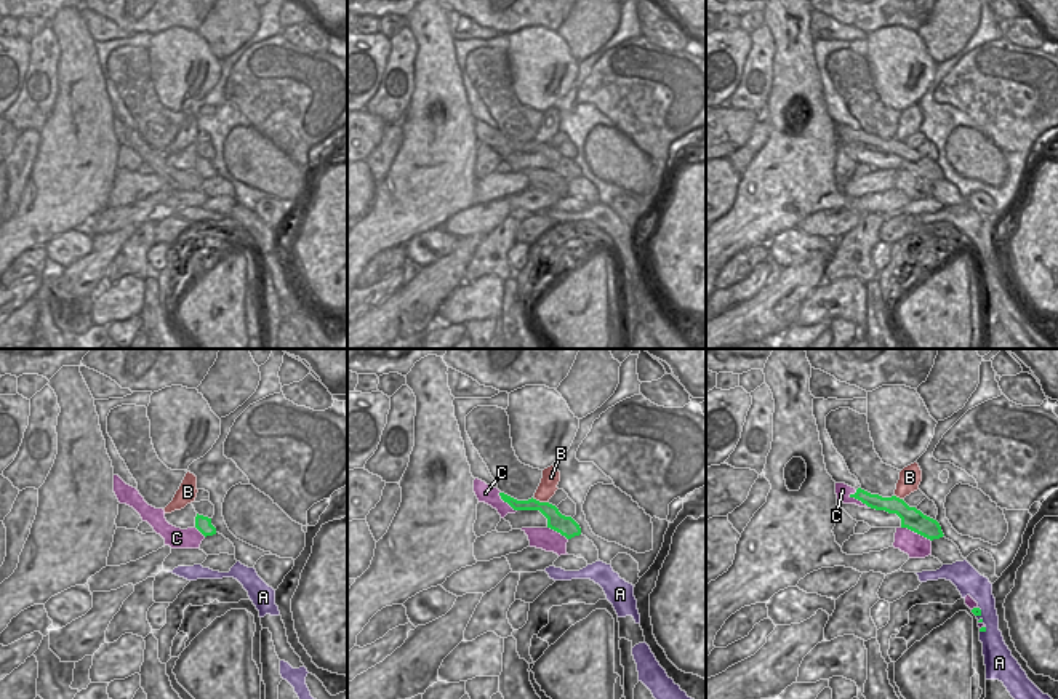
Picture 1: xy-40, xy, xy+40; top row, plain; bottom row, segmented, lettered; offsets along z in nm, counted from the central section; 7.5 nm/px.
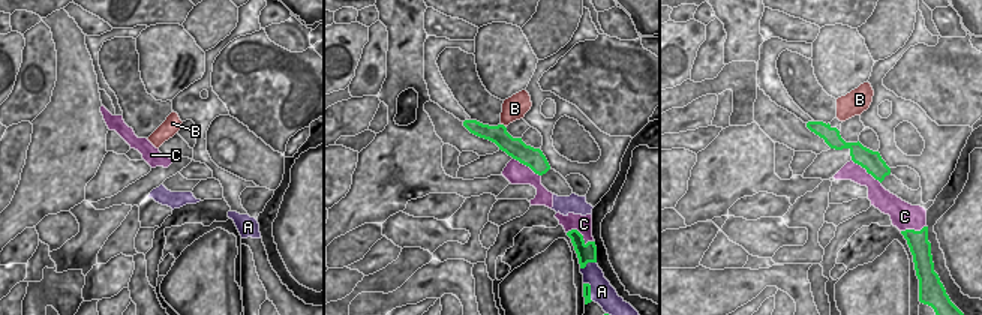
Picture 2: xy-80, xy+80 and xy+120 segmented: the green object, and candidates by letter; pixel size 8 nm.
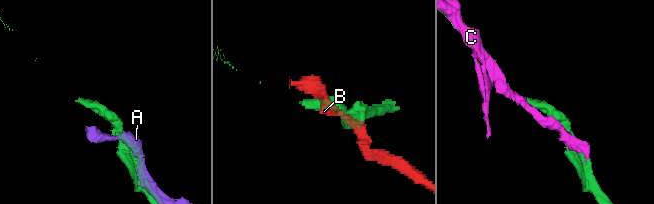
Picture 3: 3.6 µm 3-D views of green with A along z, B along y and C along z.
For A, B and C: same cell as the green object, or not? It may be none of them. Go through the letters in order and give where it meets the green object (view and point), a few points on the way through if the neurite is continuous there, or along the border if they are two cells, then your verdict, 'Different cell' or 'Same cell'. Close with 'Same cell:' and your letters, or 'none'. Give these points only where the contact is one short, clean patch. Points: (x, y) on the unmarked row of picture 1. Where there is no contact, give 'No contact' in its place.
A: Touches green at xy+40 (980, 256). Different cell
B: Touches green at xy (538, 143). Boundary: xy (532, 139), (548, 144). Different cell
C: Touches green at xy+40 (860, 141). Different cell
Same cell: none.

